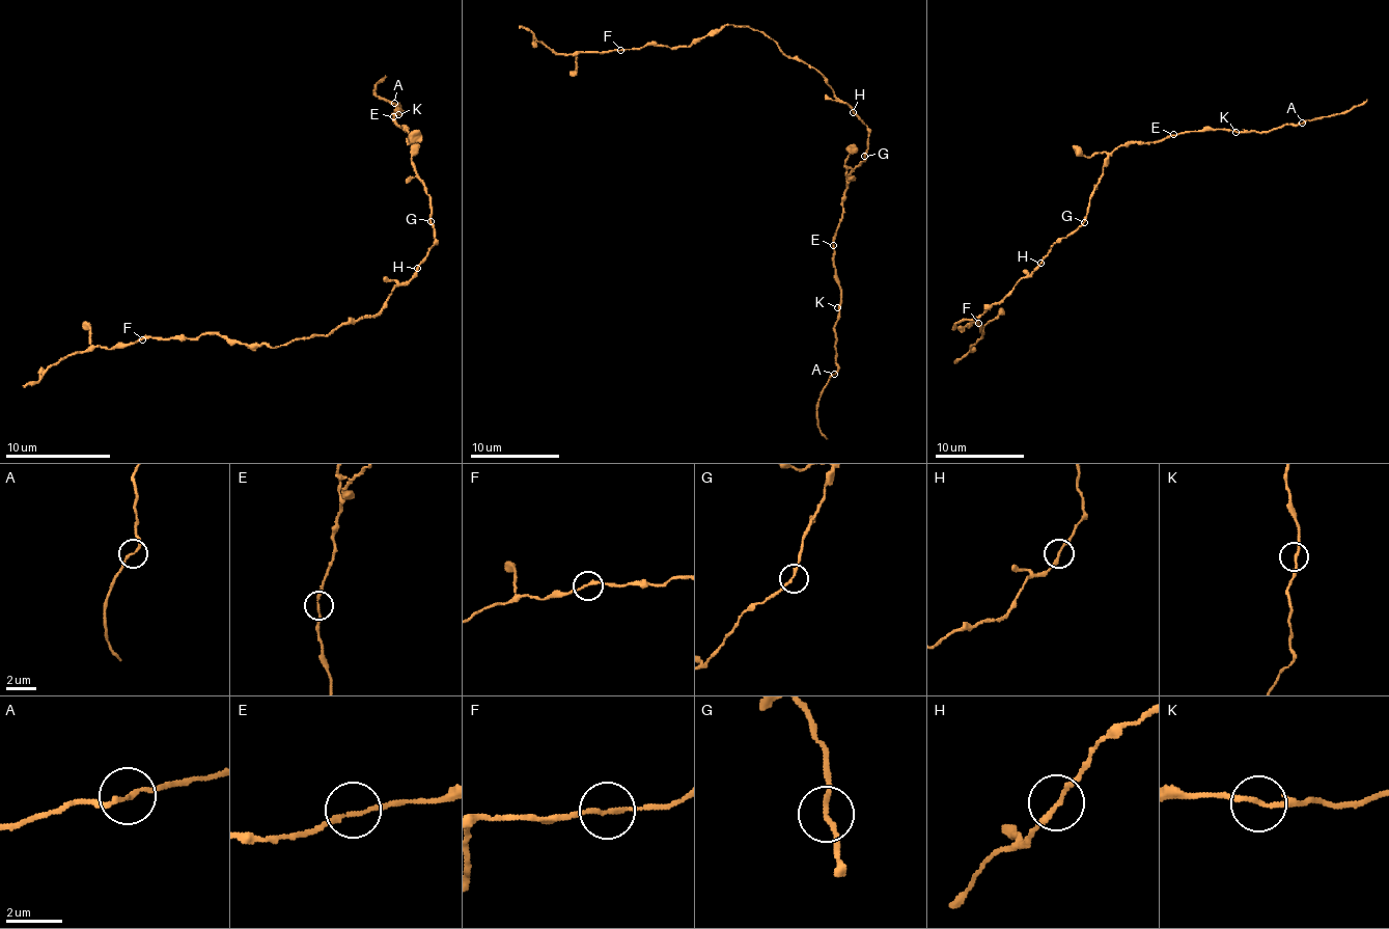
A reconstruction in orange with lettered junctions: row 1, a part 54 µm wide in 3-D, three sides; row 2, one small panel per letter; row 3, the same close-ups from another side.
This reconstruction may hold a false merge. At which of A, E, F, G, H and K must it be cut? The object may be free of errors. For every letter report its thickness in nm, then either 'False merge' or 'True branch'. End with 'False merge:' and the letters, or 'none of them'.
A: Thickness 150 nm. True branch
E: Thickness 160 nm. True branch
F: Thickness 140 nm. True branch
G: Thickness 160 nm. True branch
H: Thickness 170 nm. True branch
K: Thickness 160 nm. True branch
False merge: none of them

